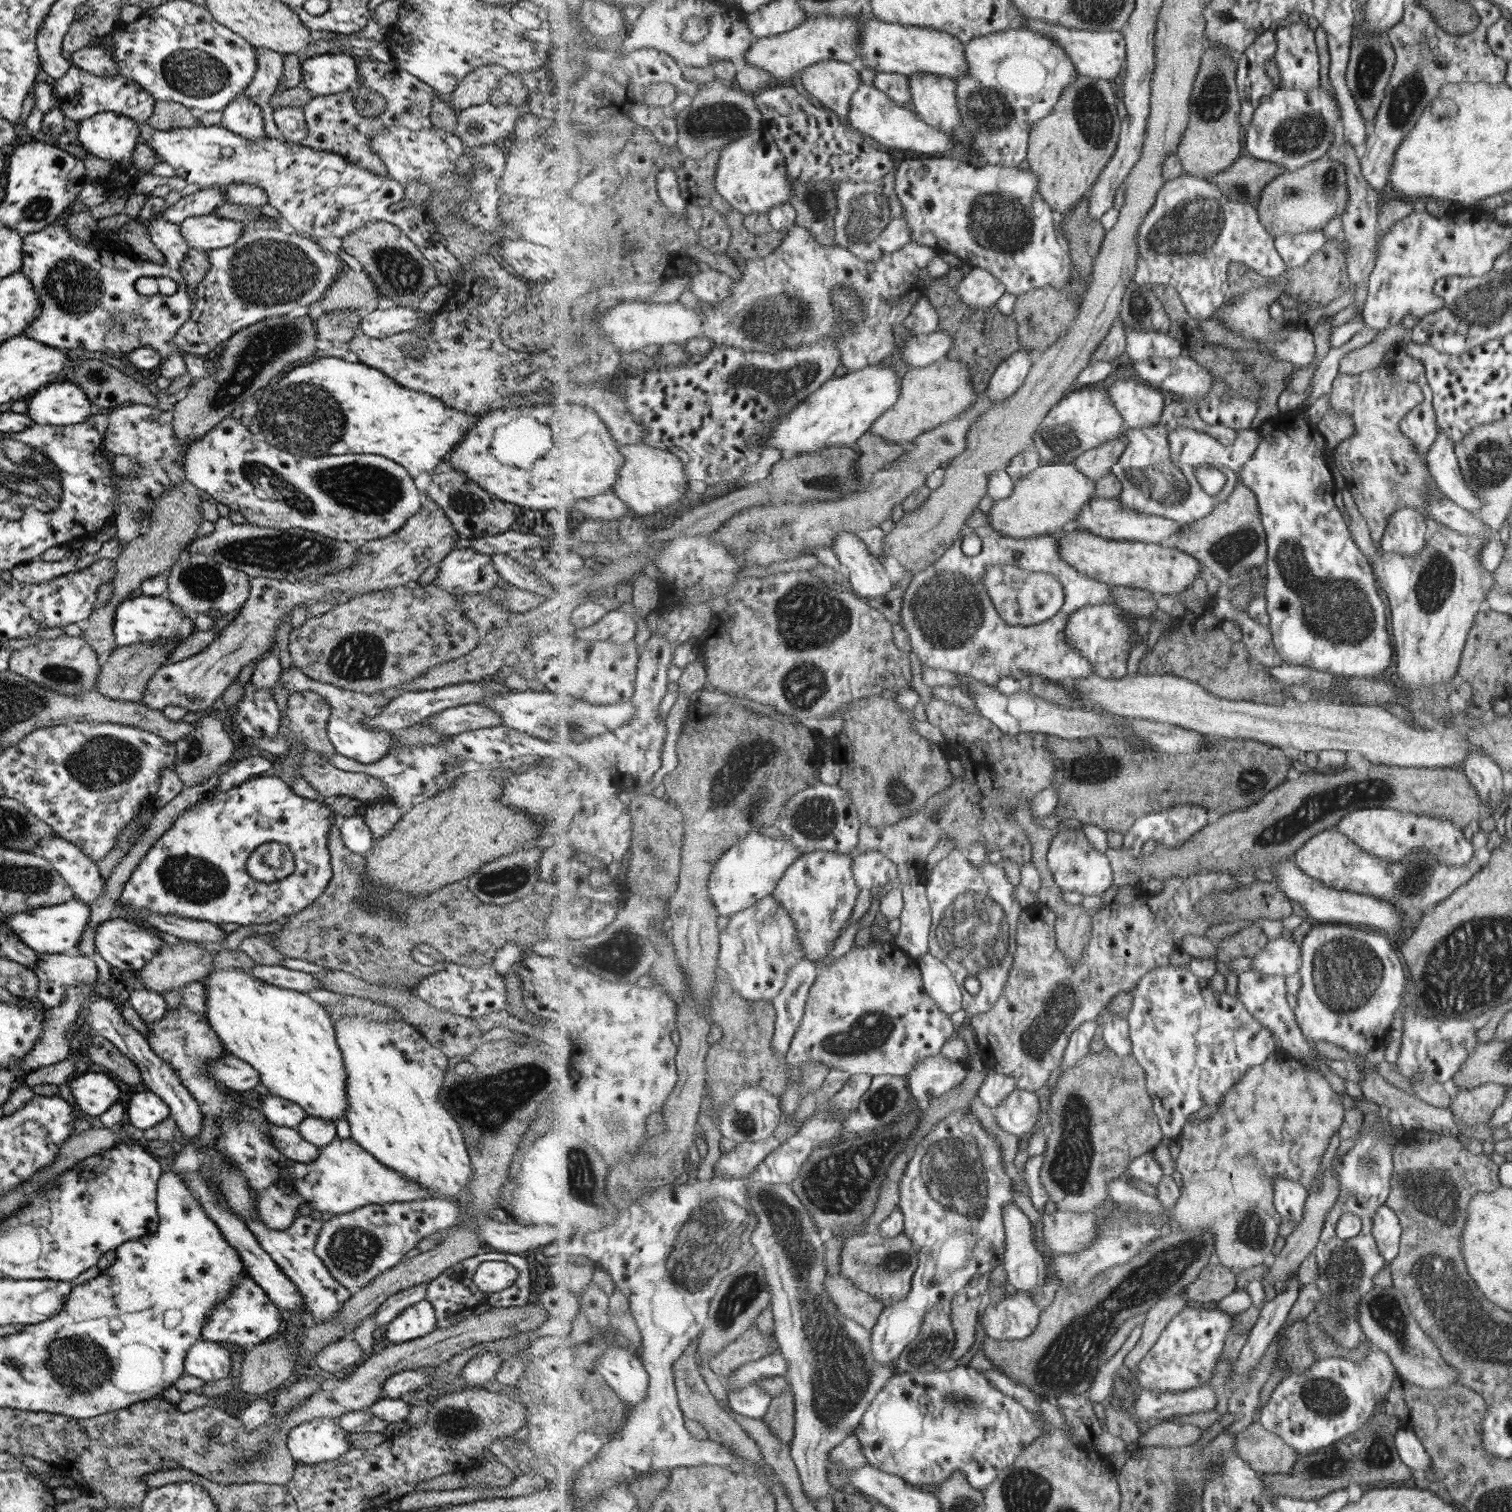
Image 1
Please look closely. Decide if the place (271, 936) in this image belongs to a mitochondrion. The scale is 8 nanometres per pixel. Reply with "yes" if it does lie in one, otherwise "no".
no

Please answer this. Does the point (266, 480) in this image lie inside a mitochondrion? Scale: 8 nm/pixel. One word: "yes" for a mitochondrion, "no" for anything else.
yes

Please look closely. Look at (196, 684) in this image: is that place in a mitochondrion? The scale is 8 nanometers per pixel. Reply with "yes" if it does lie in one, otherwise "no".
no

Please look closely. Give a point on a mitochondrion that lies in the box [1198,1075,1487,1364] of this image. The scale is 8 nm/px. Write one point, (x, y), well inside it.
(1346, 1276)

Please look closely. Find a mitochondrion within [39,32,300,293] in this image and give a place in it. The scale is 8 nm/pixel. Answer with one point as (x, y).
(193, 72)

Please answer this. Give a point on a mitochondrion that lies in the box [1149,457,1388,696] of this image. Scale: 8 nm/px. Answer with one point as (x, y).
(1342, 611)

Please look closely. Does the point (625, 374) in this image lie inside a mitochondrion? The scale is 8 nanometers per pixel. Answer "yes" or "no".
no

